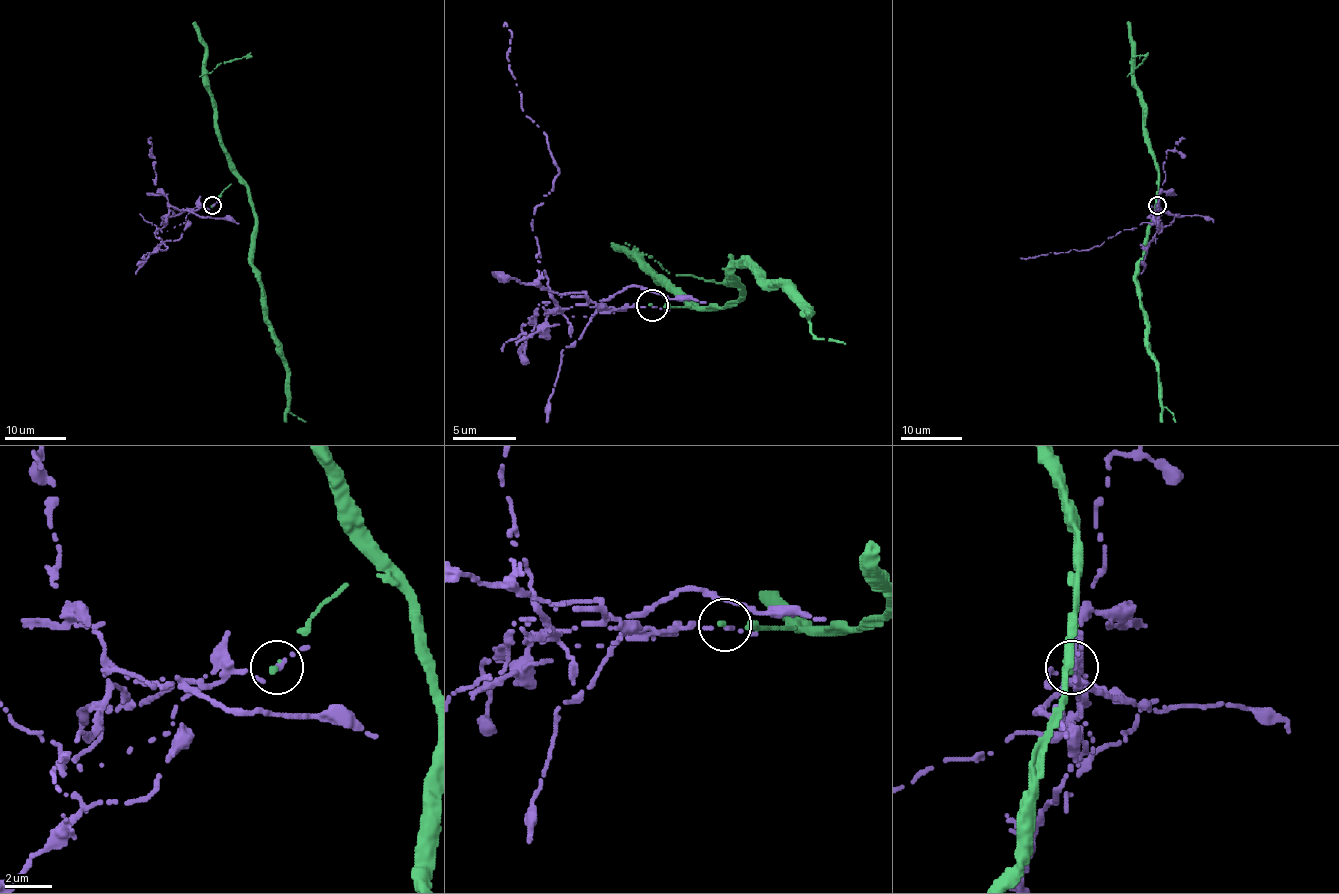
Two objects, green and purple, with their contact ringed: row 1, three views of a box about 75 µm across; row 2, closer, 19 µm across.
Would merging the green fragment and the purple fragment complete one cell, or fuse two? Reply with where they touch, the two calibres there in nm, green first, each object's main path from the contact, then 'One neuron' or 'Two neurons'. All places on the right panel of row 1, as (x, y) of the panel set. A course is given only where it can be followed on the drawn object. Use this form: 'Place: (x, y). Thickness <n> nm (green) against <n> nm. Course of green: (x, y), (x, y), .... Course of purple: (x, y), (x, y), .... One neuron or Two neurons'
Place: (1157, 205). Thickness 200 nm (green) against 160 nm. Course of green: (1157, 206), (1158, 181), (1153, 220), (1137, 281), (1146, 338), (1158, 364), (1160, 403), (1173, 413), (1175, 421). Course of purple: (1158, 206), (1160, 217), (1153, 223), (1143, 223), (1133, 229), (1118, 232), (1093, 247), (1020, 258). Two neurons

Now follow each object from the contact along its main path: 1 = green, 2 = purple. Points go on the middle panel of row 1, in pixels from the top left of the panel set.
1: (653, 304), (723, 308), (739, 298), (732, 269), (745, 263), (806, 311), (809, 330), (818, 339), (844, 343)
2: (653, 308), (576, 304), (560, 311), (551, 298), (531, 225), (557, 174), (547, 135), (522, 110), (506, 21)

